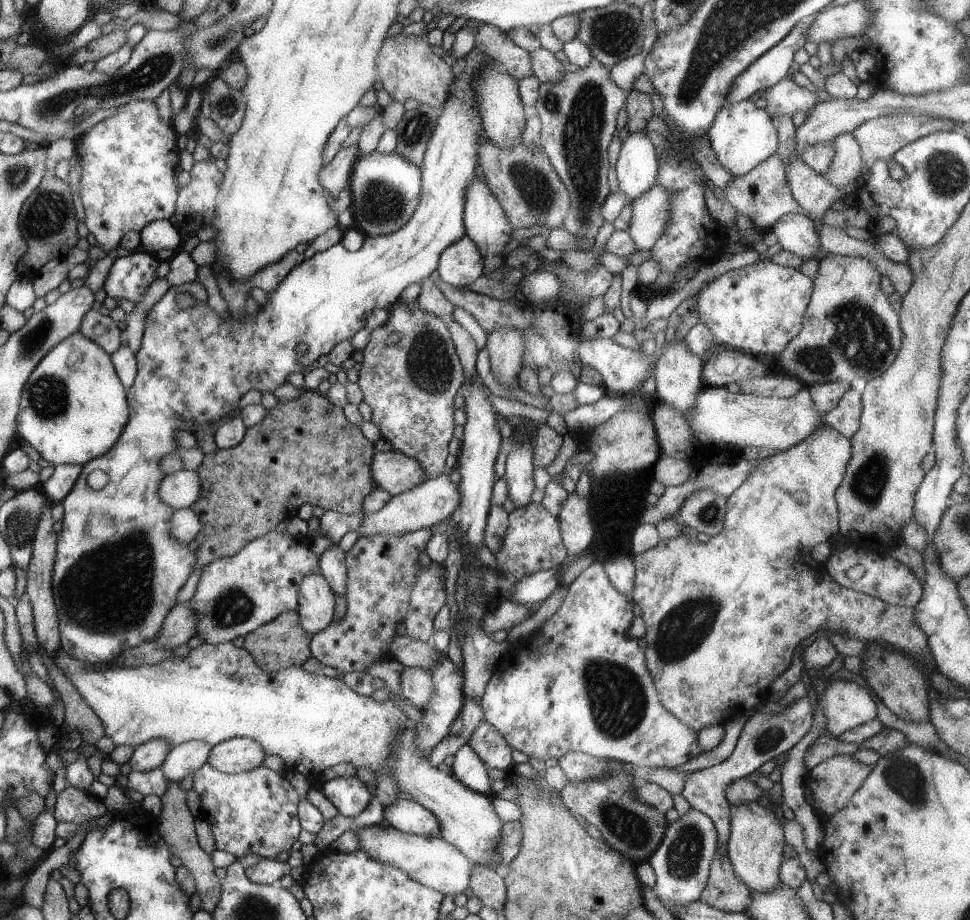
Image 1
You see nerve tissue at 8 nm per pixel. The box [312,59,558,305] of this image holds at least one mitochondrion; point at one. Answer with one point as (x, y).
(380, 204)

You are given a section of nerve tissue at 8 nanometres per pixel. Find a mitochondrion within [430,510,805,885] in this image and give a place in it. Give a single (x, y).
(618, 700)

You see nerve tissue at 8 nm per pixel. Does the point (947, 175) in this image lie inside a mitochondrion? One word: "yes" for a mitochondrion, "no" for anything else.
yes

